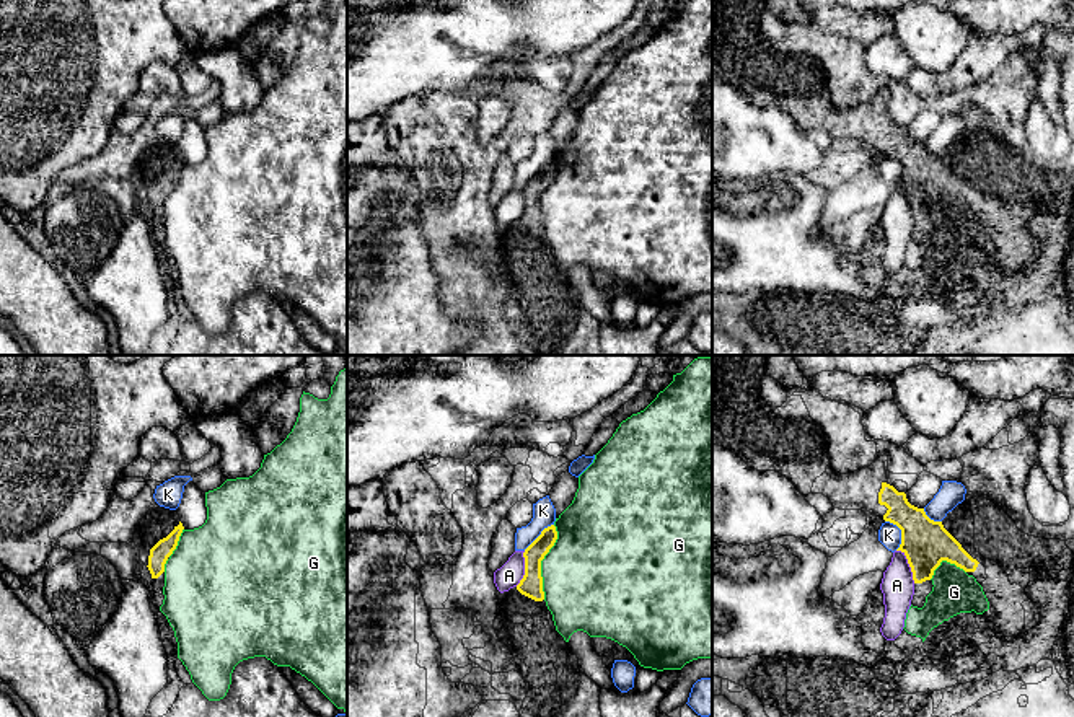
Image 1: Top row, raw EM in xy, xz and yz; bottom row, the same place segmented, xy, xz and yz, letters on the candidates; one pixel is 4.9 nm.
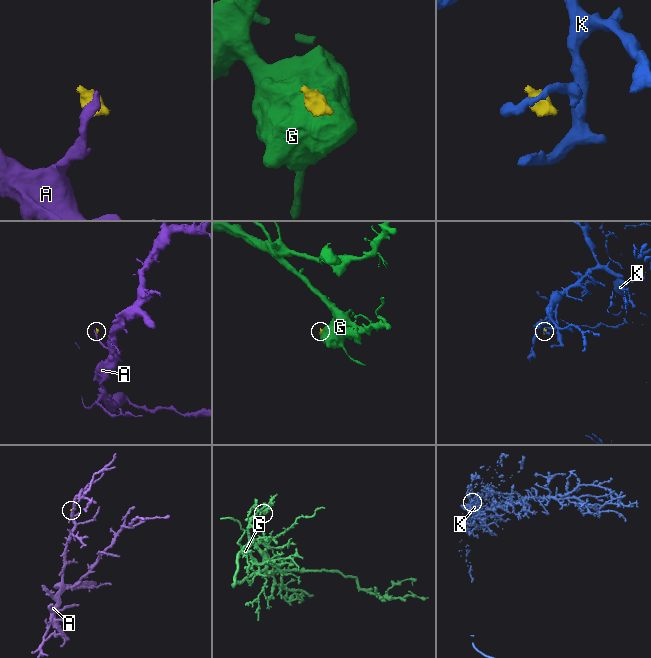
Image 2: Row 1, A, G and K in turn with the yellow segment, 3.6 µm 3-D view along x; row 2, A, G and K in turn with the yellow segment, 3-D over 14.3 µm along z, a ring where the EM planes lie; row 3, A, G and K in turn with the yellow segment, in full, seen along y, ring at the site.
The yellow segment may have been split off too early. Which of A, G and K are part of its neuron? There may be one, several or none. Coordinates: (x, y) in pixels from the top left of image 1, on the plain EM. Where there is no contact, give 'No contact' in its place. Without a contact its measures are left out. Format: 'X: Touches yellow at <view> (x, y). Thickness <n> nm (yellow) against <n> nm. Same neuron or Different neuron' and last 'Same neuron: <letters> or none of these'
A: Touches yellow at yz (910, 201). Thickness 240 nm (yellow) against 160 nm. Different neuron
G: Touches yellow at xz (540, 197). Thickness 110 nm (yellow) against 460 nm. Different neuron
K: Touches yellow at yz (902, 168). Thickness 240 nm (yellow) against 110 nm. Different neuron
Same neuron: none of these

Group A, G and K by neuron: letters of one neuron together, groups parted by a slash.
A / G / K

